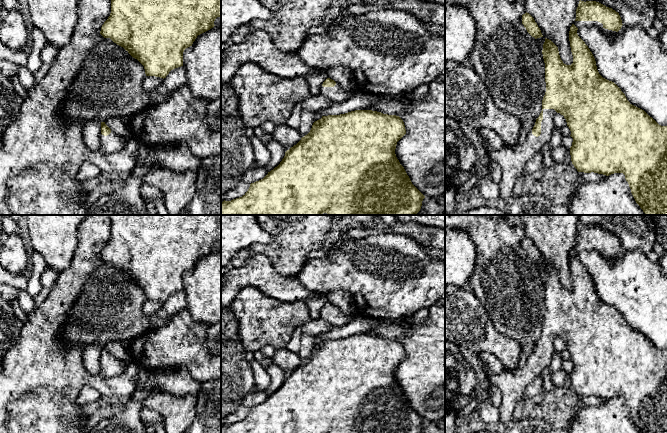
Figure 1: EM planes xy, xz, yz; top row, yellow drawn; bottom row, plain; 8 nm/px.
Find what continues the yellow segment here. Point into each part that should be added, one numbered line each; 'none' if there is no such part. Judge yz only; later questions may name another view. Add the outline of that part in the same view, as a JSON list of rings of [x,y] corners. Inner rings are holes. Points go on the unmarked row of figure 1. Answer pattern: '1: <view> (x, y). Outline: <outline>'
1: yz (578, 248). Outline: [[[575,245],[573,247],[577,252],[580,252],[580,251],[583,251],[583,250],[596,250],[596,251],[600,251],[603,253],[603,255],[605,257],[607,257],[608,259],[616,259],[617,256],[616,255],[612,255],[612,254],[608,254],[608,253],[605,253],[603,251],[603,248],[598,246],[598,245]]]
2: yz (512, 384). Outline: [[[543,333],[541,358],[538,361],[534,360],[531,355],[526,365],[520,369],[504,370],[499,375],[494,375],[490,370],[487,372],[490,384],[497,386],[502,395],[502,401],[498,405],[498,428],[506,429],[513,423],[515,406],[524,397],[526,387],[535,377],[540,376],[546,367],[550,366],[555,353],[554,340],[556,337],[554,333]]]

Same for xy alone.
1: xy (112, 367). Outline: [[[111,355],[107,360],[100,358],[101,371],[99,376],[113,378],[126,371],[126,366],[131,359],[122,361]]]

